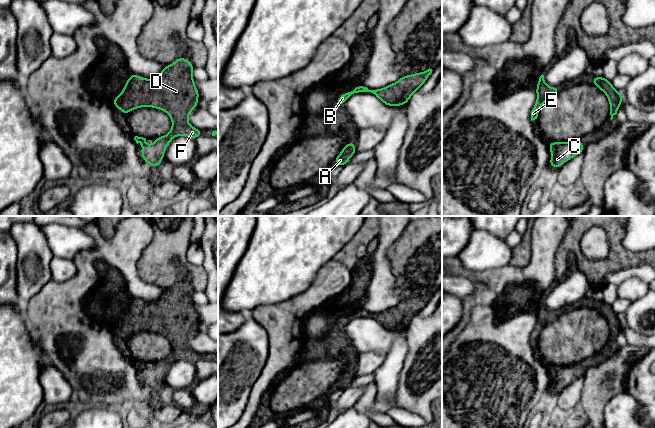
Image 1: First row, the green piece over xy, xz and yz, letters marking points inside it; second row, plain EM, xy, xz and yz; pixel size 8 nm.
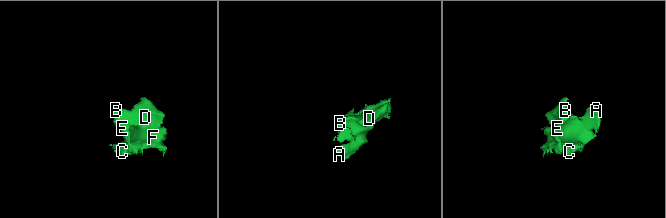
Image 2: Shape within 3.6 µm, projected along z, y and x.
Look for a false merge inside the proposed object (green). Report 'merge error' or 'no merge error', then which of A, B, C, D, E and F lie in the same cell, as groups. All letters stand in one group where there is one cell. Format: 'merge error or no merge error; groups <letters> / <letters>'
no merge error; groups A B C D E F

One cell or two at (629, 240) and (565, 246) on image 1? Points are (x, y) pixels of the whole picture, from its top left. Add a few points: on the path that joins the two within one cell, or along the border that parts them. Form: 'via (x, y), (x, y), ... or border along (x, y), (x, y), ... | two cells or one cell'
border along (624, 226), (622, 244), (629, 250), (642, 252) | two cells

